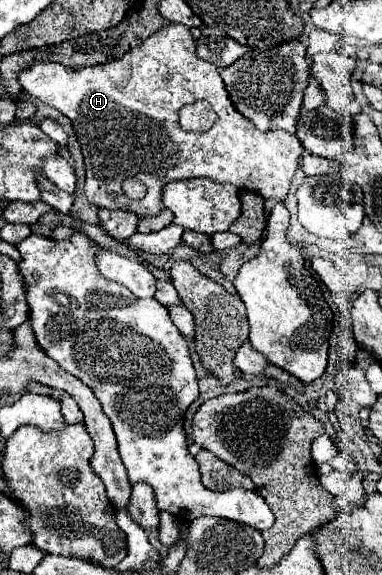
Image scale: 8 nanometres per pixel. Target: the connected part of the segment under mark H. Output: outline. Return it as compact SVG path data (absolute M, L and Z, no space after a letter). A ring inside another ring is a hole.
M169 24L161 28L157 34L149 36L141 46L129 50L125 56L107 64L89 66L83 70L69 70L57 64L37 64L29 70L23 70L19 74L19 82L31 96L57 108L73 122L87 168L85 196L91 204L99 208L129 210L141 218L153 216L163 210L161 186L165 186L165 182L181 178L209 178L213 182L229 182L239 190L249 190L261 194L263 198L281 200L289 192L289 184L295 176L299 156L303 152L303 146L297 136L285 130L273 130L269 134L259 132L249 120L241 118L241 114L233 110L217 66L213 62L201 60L195 54L195 40L189 28L183 24ZM195 98L207 98L213 110L217 112L217 122L213 124L213 128L201 134L185 132L179 126L177 116L181 106L193 102ZM127 176L139 178L147 186L145 198L131 200L123 194L121 182Z

